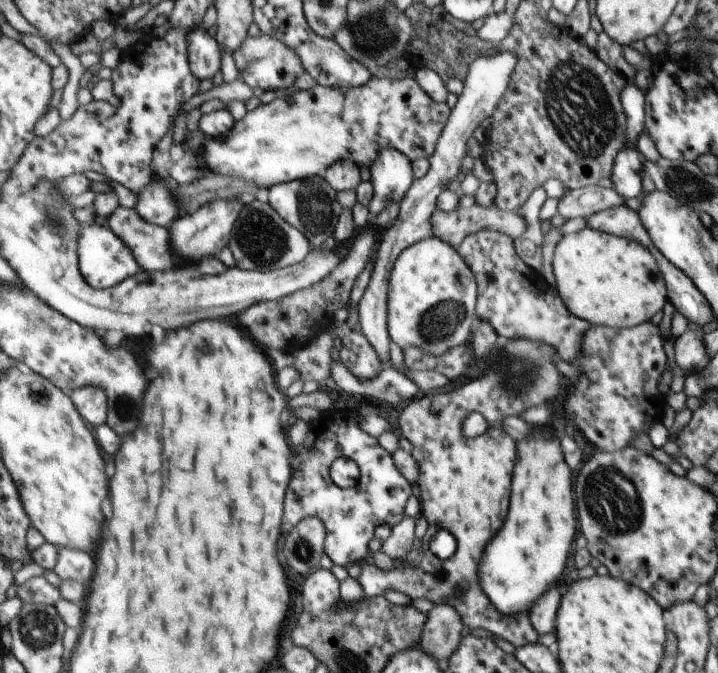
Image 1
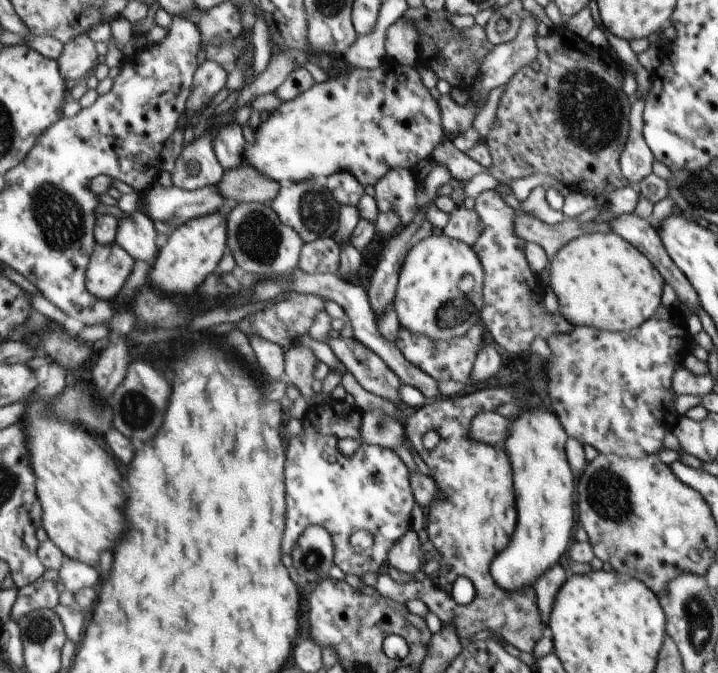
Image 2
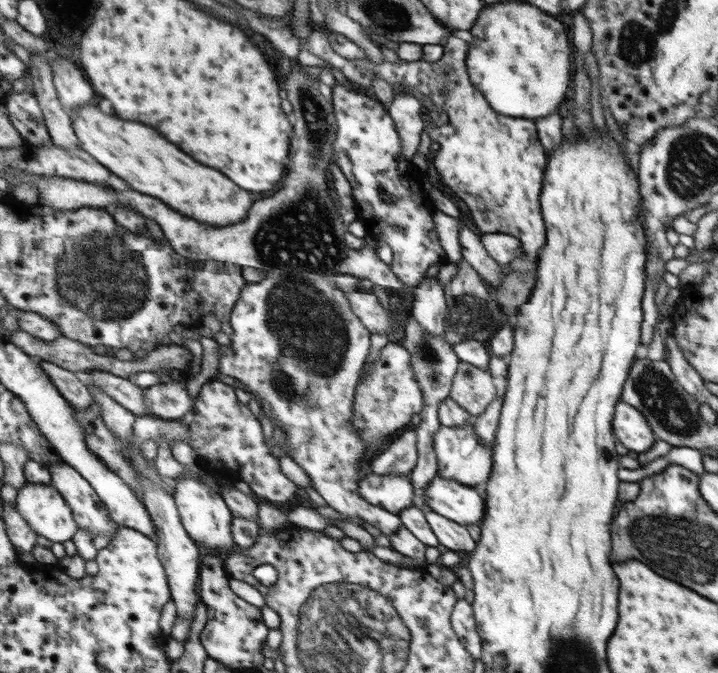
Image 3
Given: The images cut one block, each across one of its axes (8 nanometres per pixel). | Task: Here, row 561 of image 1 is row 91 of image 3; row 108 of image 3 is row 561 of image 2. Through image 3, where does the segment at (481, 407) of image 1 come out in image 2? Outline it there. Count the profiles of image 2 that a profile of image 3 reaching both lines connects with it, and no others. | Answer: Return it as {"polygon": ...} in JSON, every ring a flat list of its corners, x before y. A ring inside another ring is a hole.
{"polygon":[[483,388,471,394,459,394,450,398,437,398,429,400,423,406,415,408,411,416,406,416,403,425,405,442,419,455,419,458,430,470,431,480,435,482,439,494,433,498,433,502,425,510,424,528,427,531,428,542,435,548,433,557,429,558,426,570,418,578,405,578,403,581,392,580,384,571,377,573,375,591,382,598,391,598,394,602,403,602,416,598,428,609,428,612,435,614,442,624,451,624,456,629,456,635,467,638,477,632,491,629,497,631,503,640,515,647,519,652,532,653,535,642,543,635,545,624,539,620,539,610,535,600,535,592,532,586,517,592,502,590,497,583,491,579,490,565,497,557,503,546,507,546,513,526,515,526,515,502,513,502,513,488,511,488,511,468,507,464,507,456,501,452,499,446,489,446,485,442,477,442,471,438,470,424,478,413,484,411,495,411,498,406,510,403,517,396,511,388],[429,430,435,431,439,436,439,442,432,450,425,450,421,444,421,438],[457,576,467,578,473,589,475,597,467,605,459,605,453,602,449,596,451,584]]}

